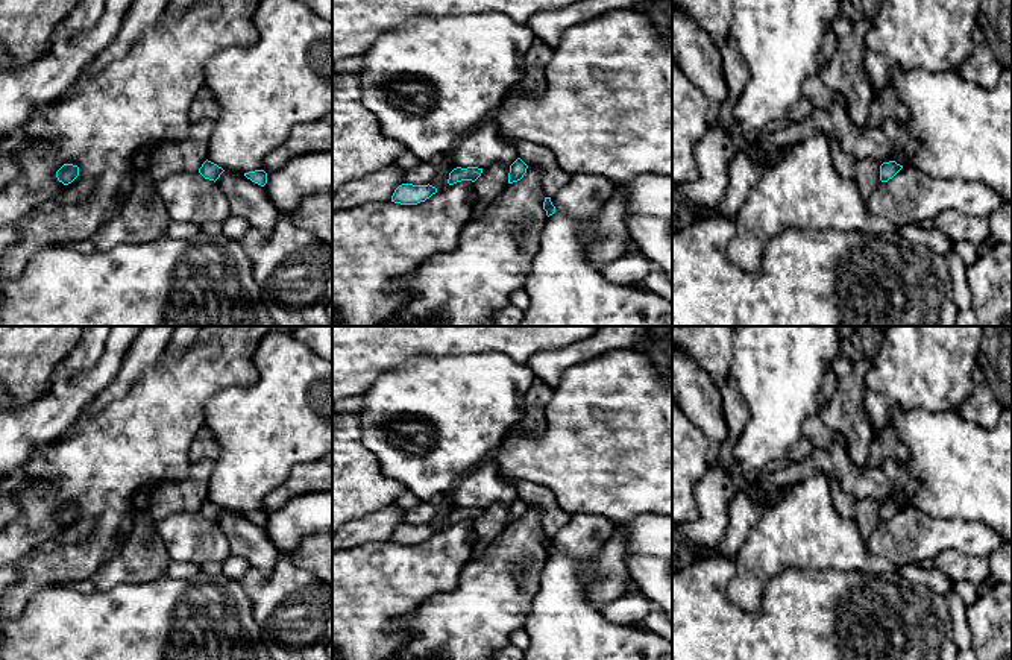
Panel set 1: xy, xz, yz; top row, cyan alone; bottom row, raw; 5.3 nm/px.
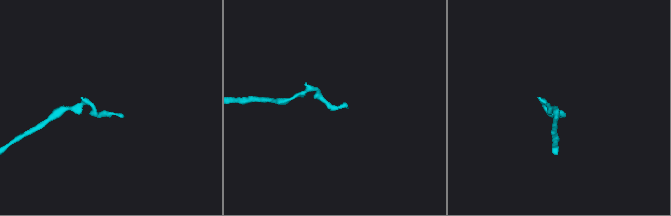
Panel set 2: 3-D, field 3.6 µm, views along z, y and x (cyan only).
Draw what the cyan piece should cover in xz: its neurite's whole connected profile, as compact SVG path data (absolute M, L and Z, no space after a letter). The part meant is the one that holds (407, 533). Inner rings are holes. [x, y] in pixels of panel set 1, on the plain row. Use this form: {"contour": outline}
{"contour": "M402 523L394 530L391 542L401 545L417 545L420 542L425 542L435 533L437 528L429 523L428 525Z"}

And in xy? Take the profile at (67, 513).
{"contour": "M64 504L58 511L56 517L64 525L71 523L79 516L79 507L73 504Z"}

